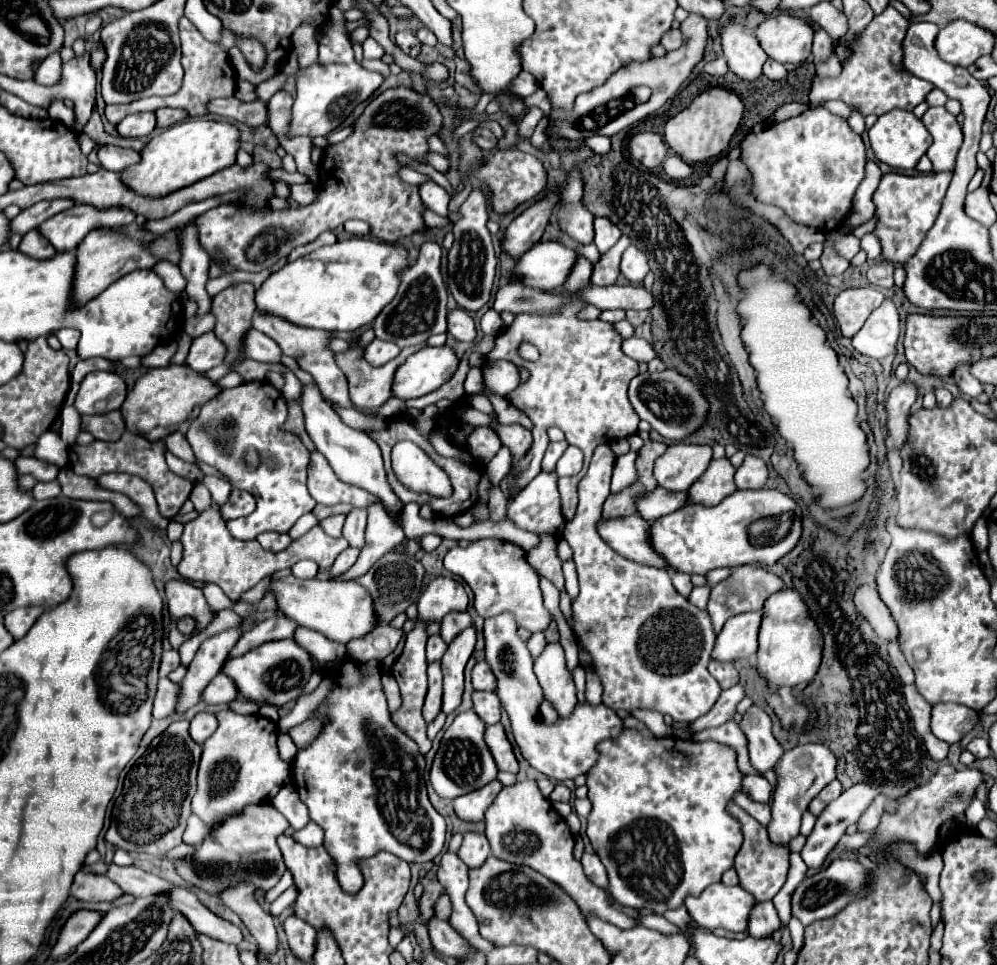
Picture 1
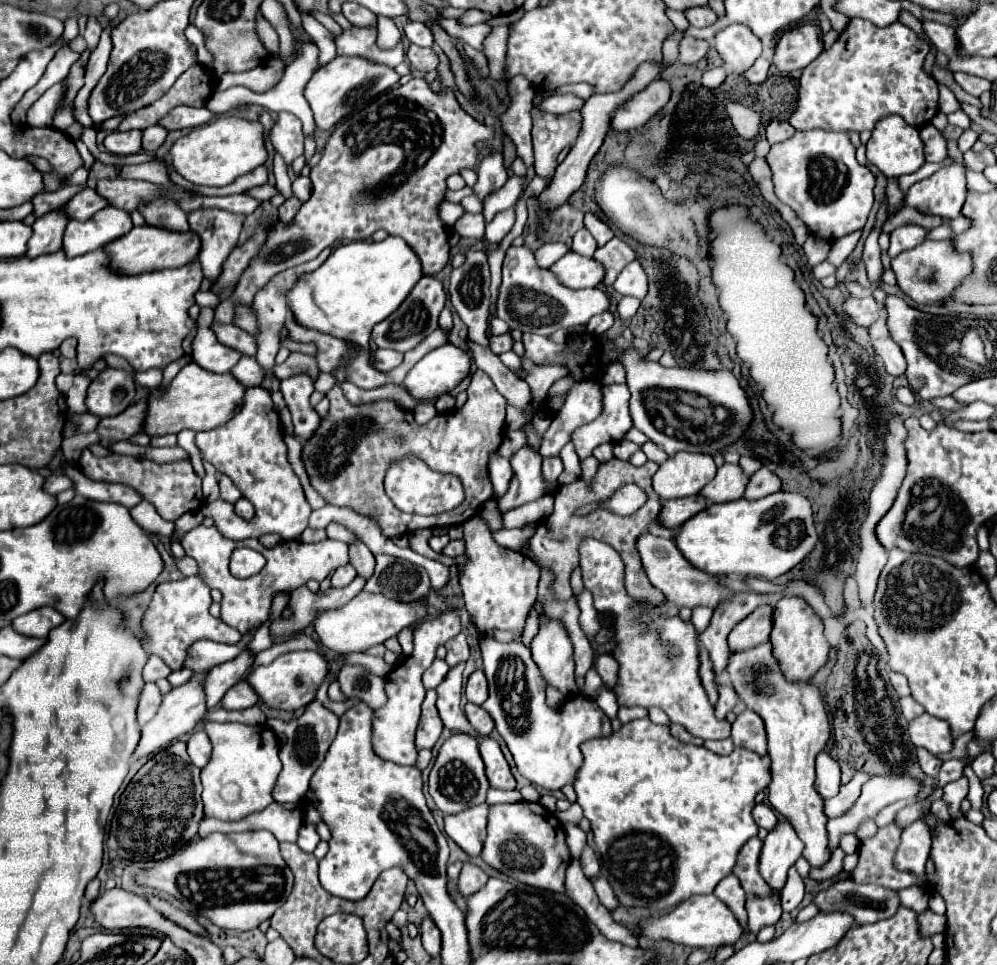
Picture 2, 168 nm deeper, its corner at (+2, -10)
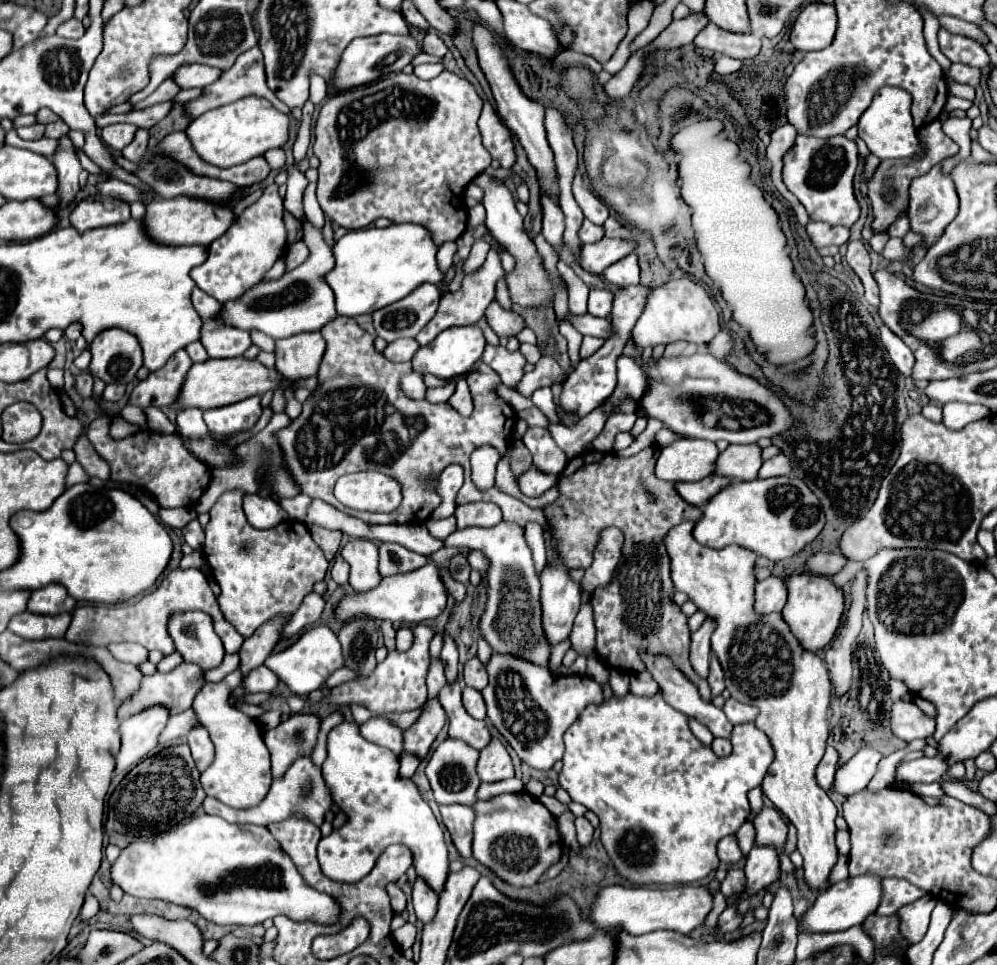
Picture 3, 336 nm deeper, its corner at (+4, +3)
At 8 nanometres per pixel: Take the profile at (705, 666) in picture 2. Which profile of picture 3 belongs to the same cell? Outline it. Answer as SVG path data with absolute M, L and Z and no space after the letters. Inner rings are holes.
M649 446L630 458L596 450L582 452L558 474L558 498L544 508L544 516L554 532L566 568L588 568L592 564L596 534L602 528L618 526L624 532L624 556L610 586L600 588L600 612L594 612L596 654L608 666L626 672L644 670L638 656L640 650L666 654L698 686L700 696L710 700L706 678L698 678L690 666L688 618L672 602L670 558L662 546L662 538L670 528L686 520L696 522L702 510L686 504L672 482L662 482L654 476L658 450L658 446Z

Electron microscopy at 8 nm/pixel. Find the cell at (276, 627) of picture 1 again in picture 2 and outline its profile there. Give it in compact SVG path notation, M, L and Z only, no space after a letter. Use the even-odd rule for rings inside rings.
M242 651L236 659L222 663L220 667L214 667L212 671L208 671L206 679L204 679L204 693L206 693L206 707L214 709L224 693L236 683L240 681L240 675L248 669L248 665L252 665L252 655L248 651Z

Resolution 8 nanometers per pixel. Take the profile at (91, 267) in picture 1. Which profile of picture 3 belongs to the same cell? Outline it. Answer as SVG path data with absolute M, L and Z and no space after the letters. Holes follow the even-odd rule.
M178 196L172 200L154 198L146 206L146 214L142 218L146 226L146 234L158 244L168 246L208 246L216 238L220 238L232 224L232 206L218 206L204 200Z

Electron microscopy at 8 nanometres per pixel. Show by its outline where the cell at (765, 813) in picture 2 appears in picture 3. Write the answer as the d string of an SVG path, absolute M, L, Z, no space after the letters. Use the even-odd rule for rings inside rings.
M764 806L754 818L754 826L756 826L756 844L774 846L778 850L784 848L788 826L778 814L778 810Z

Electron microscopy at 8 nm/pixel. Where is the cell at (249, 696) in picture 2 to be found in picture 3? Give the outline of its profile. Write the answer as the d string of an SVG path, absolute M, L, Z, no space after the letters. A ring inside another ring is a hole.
M258 666L250 670L250 674L242 680L242 688L246 692L272 692L278 684L278 678L274 672L270 672L266 666Z

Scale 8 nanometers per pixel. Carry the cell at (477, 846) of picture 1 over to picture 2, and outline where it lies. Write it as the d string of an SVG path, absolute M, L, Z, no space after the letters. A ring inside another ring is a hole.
M464 863L462 873L460 873L460 877L458 877L458 893L460 893L462 897L470 897L470 895L474 895L476 891L480 891L486 881L488 881L488 875L486 875L482 869L478 869L478 867L472 865L472 863Z

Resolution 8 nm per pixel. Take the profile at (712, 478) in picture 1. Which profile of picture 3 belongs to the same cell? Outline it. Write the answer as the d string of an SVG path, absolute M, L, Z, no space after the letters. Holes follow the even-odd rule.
M732 444L720 452L714 474L732 480L754 480L762 466L758 444Z

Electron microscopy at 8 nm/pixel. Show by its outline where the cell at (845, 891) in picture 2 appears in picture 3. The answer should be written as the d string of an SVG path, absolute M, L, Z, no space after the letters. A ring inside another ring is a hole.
M882 878L882 902L876 910L878 916L890 916L898 912L902 906L922 898L926 892L916 888L914 884L900 878Z

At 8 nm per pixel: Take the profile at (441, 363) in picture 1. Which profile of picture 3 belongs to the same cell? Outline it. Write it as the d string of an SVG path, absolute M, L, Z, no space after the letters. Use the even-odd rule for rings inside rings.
M462 326L462 328L448 328L436 336L434 342L420 348L412 358L412 370L420 376L434 374L438 378L456 378L466 374L476 360L480 360L482 350L486 346L484 334L478 326Z

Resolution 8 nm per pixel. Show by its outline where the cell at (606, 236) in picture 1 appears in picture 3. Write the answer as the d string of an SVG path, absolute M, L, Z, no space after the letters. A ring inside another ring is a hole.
M576 172L576 178L574 178L574 184L572 184L572 192L574 192L574 198L578 202L578 206L582 208L584 216L594 222L594 224L604 224L604 220L610 216L608 214L608 208L602 200L598 200L590 190L584 188L584 182L582 182L582 176L580 172Z

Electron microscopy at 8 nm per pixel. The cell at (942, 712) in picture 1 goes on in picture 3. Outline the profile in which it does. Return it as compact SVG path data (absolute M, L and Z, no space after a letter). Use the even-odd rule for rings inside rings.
M894 702L892 706L892 718L890 718L892 732L906 740L912 742L914 738L928 738L934 734L934 718L924 714L914 702Z

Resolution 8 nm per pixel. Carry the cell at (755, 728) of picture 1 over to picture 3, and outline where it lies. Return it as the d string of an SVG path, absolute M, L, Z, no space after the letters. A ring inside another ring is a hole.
M728 698L726 704L724 704L724 714L728 716L728 720L736 726L736 724L746 724L746 722L754 722L756 716L758 716L758 708L756 706L748 706L748 704L742 704L734 698Z

